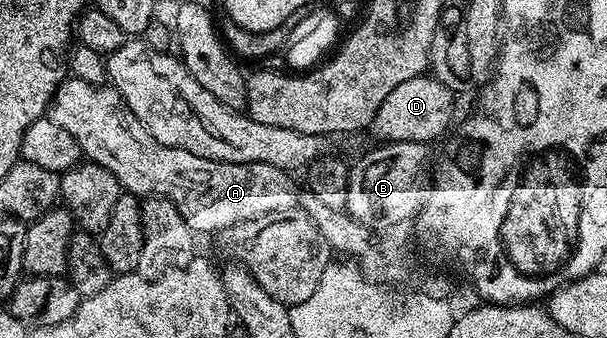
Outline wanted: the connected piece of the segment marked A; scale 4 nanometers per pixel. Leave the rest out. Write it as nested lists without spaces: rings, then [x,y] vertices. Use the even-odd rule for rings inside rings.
[[[65,78],[56,88],[46,115],[55,121],[61,131],[70,133],[70,137],[78,141],[81,152],[91,162],[109,170],[127,194],[137,197],[161,195],[170,200],[178,213],[182,213],[182,221],[190,225],[193,233],[223,232],[235,223],[245,223],[247,219],[257,219],[263,215],[275,215],[293,206],[294,193],[292,197],[292,183],[288,180],[291,178],[285,172],[265,163],[219,163],[213,159],[198,157],[194,153],[186,153],[186,149],[162,145],[150,133],[150,129],[146,129],[146,125],[138,121],[123,96],[111,85],[93,85],[84,79]]]

